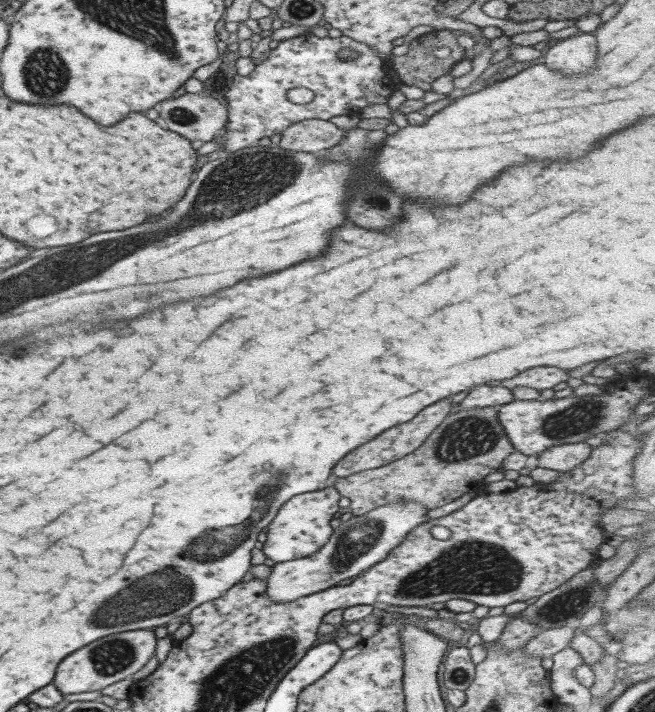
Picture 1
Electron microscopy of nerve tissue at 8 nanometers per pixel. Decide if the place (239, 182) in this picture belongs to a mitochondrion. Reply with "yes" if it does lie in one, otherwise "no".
yes

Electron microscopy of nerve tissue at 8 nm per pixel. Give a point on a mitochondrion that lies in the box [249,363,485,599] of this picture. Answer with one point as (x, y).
(358, 538)

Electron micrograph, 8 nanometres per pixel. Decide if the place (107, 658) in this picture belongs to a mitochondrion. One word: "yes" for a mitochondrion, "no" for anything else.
yes

